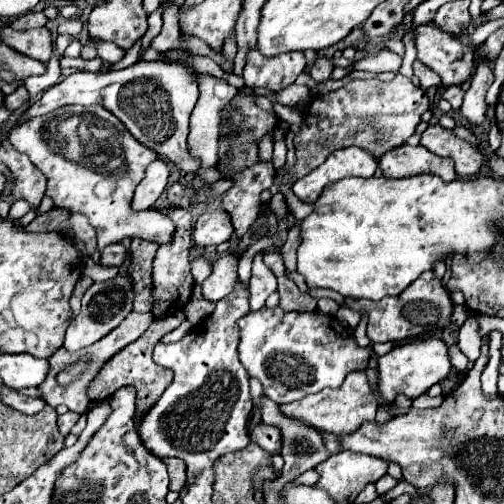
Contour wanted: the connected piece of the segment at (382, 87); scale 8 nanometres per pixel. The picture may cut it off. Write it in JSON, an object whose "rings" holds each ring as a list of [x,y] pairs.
{"rings":[[[397,73],[389,83],[379,79],[353,79],[337,91],[317,95],[303,109],[303,123],[297,135],[293,135],[297,163],[289,167],[277,187],[283,183],[295,183],[305,177],[309,171],[321,165],[333,151],[345,147],[361,147],[375,161],[379,161],[387,151],[401,147],[407,137],[411,137],[421,121],[421,115],[429,109],[429,99],[423,89],[415,87],[407,77]]]}

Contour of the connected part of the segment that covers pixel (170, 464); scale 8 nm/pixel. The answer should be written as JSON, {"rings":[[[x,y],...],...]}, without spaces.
{"rings":[[[163,457],[163,463],[169,471],[169,491],[181,491],[185,485],[185,463],[177,457]]]}

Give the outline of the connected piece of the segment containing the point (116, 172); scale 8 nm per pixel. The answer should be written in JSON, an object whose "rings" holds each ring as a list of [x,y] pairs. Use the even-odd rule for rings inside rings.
{"rings":[[[69,105],[55,109],[53,113],[47,113],[43,117],[33,117],[27,123],[21,123],[9,131],[9,141],[13,147],[21,153],[27,153],[31,163],[47,177],[47,191],[57,207],[83,213],[89,217],[89,223],[97,231],[97,249],[101,250],[111,243],[121,243],[125,237],[143,237],[147,241],[153,241],[157,245],[165,245],[173,239],[173,233],[177,231],[175,223],[163,215],[163,213],[129,213],[129,205],[133,199],[133,191],[139,185],[139,181],[145,177],[145,169],[151,161],[157,159],[157,155],[145,145],[137,145],[133,137],[129,137],[129,131],[113,113],[109,113],[103,105],[91,105],[91,113],[85,107]]]}

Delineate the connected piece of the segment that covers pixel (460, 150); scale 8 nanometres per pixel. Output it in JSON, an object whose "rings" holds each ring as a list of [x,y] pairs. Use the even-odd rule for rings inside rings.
{"rings":[[[429,125],[421,137],[421,145],[439,157],[449,157],[455,161],[455,171],[461,179],[477,177],[481,171],[481,151],[441,125]]]}

